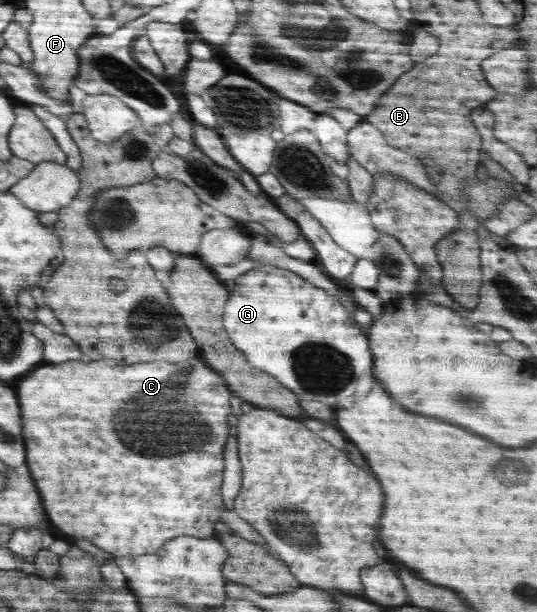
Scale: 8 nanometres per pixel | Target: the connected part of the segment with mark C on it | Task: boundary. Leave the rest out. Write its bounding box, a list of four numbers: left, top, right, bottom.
[17,357,232,557]

